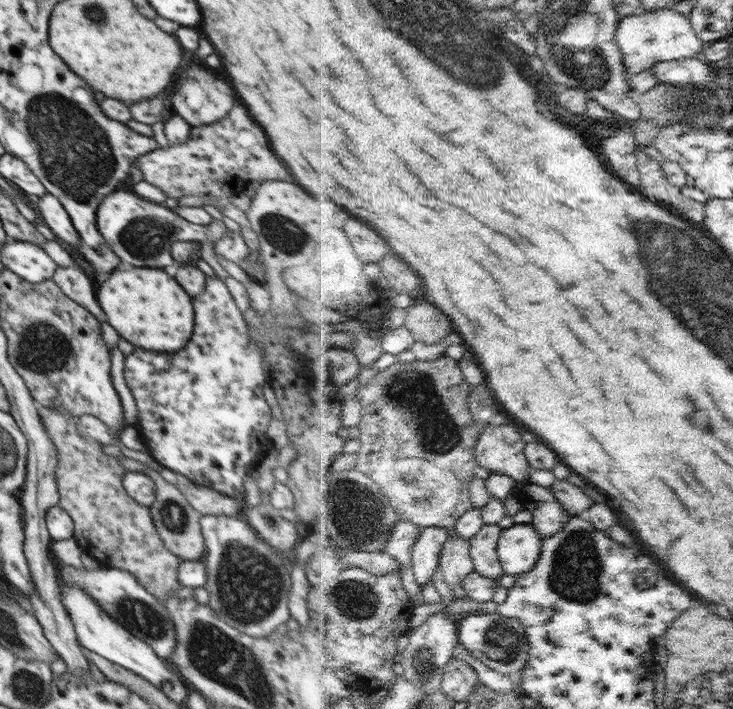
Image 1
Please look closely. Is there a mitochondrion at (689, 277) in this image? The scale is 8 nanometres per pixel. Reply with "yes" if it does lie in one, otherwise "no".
yes

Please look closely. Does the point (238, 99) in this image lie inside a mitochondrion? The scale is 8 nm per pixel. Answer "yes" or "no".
no

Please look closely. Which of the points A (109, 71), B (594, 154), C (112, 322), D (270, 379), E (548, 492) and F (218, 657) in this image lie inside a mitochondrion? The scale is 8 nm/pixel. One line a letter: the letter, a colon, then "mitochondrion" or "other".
A: other
B: other
C: other
D: other
E: other
F: mitochondrion

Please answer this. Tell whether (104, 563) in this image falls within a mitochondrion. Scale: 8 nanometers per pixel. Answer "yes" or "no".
no

